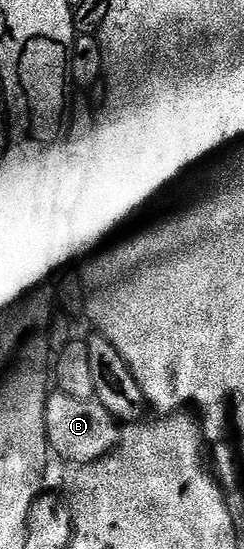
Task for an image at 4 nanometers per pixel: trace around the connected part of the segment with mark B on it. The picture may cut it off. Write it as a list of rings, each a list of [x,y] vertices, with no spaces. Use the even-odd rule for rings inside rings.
[[[61,390],[47,396],[45,429],[50,450],[74,465],[86,465],[104,459],[115,450],[121,438],[120,424],[111,416],[109,409],[95,399],[69,397]]]

